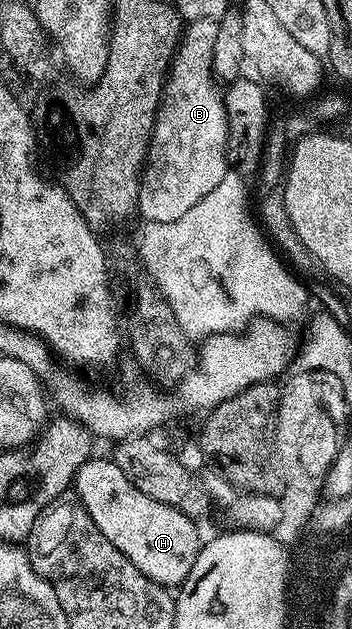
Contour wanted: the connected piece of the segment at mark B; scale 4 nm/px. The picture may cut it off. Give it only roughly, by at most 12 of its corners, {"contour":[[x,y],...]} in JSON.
{"contour":[[217,24],[184,26],[140,174],[148,223],[229,173]]}

